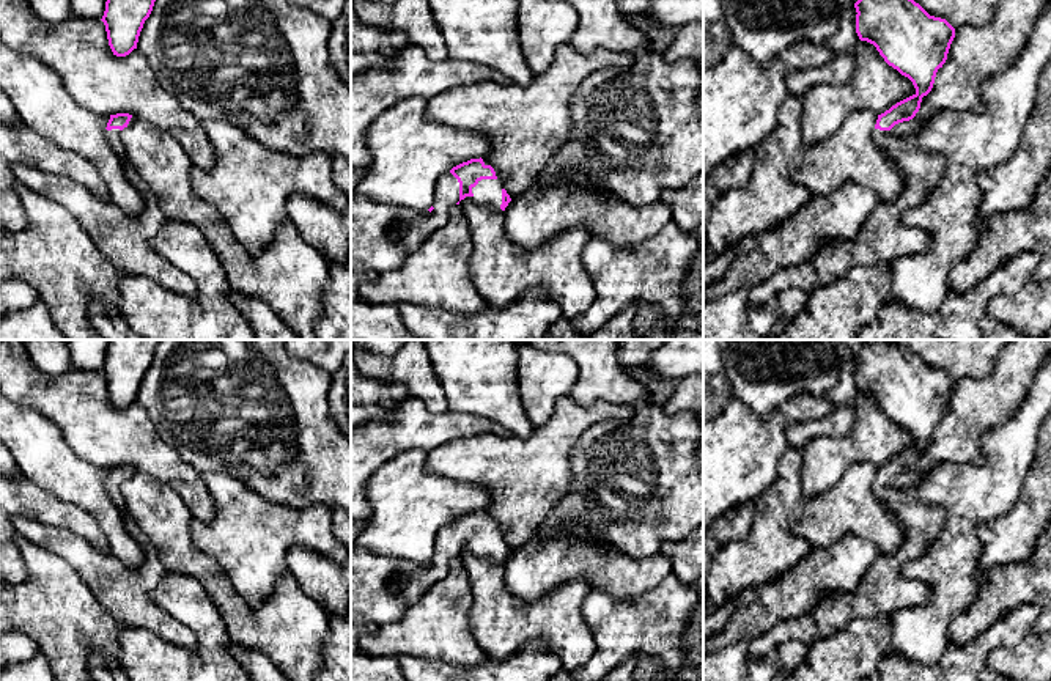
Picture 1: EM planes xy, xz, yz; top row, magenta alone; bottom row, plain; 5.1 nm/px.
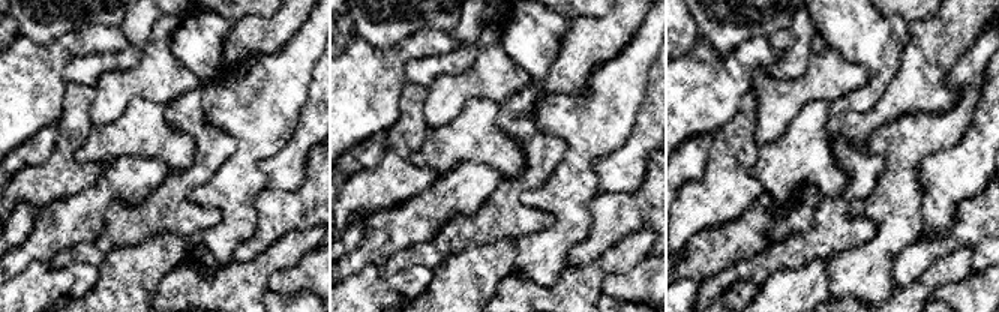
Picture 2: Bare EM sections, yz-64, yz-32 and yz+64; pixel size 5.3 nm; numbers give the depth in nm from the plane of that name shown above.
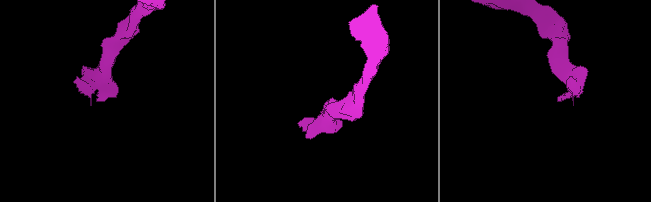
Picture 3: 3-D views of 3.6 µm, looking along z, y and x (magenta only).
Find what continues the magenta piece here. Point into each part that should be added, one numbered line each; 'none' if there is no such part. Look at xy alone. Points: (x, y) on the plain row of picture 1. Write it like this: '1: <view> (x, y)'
1: xy (123, 592)

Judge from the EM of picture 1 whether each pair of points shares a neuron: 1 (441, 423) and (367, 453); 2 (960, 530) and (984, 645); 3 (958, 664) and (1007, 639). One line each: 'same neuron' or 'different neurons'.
1: same neuron
2: different neurons
3: same neuron

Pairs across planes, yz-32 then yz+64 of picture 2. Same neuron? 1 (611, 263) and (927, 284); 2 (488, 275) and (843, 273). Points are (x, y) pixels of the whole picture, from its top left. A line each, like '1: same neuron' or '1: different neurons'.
1: same neuron
2: different neurons

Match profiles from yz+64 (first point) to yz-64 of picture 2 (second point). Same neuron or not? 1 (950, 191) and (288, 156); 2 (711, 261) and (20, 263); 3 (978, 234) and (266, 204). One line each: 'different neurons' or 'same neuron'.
1: same neuron
2: same neuron
3: same neuron

